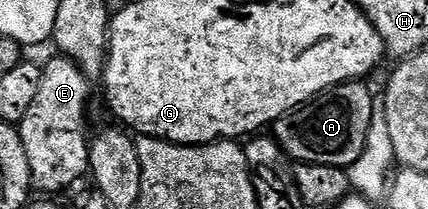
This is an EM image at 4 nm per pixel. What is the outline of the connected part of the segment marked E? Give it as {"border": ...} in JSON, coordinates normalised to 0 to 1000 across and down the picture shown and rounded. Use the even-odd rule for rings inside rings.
{"border":[[[136,258],[114,306],[96,321],[91,450],[72,483],[72,522],[49,569],[44,622],[54,713],[63,713],[63,789],[72,789],[72,847],[79,900],[96,914],[152,914],[168,876],[180,876],[203,837],[203,766],[213,641],[199,612],[199,526],[208,512],[208,416],[213,383],[199,364],[194,330],[171,282]]]}

